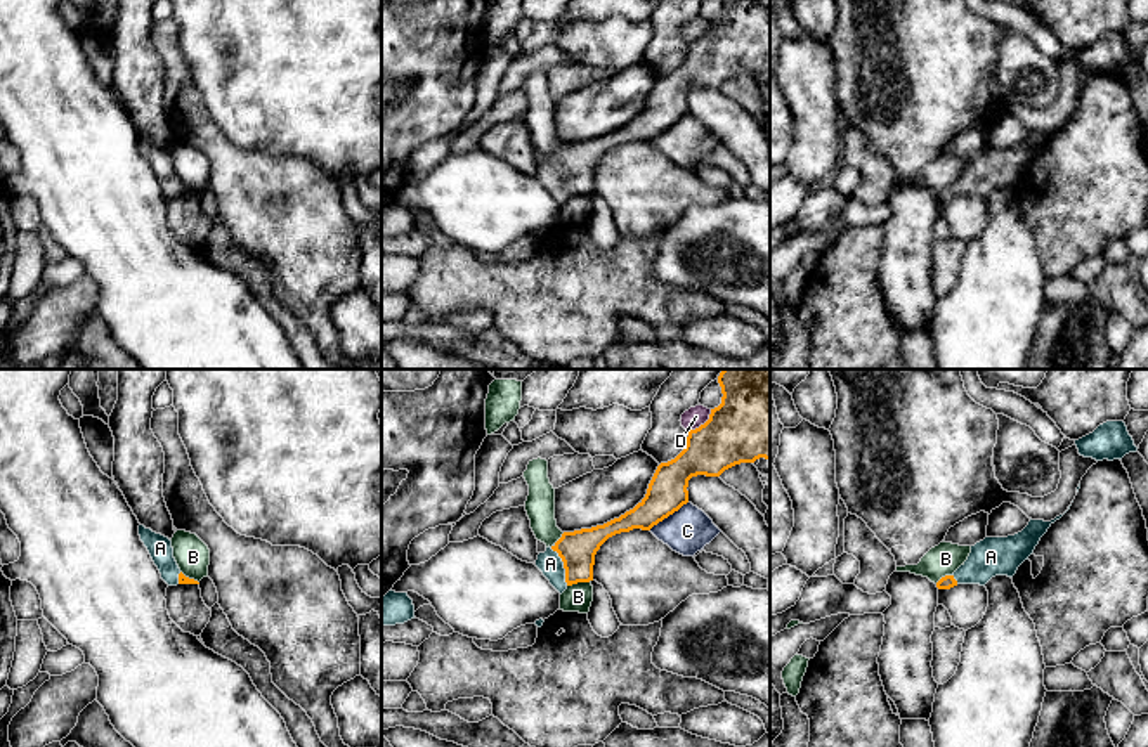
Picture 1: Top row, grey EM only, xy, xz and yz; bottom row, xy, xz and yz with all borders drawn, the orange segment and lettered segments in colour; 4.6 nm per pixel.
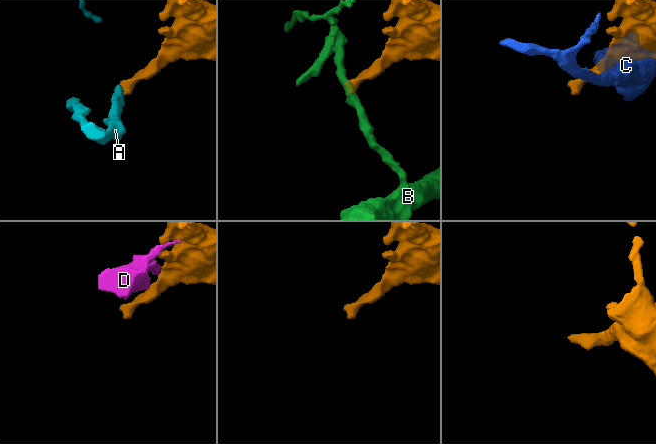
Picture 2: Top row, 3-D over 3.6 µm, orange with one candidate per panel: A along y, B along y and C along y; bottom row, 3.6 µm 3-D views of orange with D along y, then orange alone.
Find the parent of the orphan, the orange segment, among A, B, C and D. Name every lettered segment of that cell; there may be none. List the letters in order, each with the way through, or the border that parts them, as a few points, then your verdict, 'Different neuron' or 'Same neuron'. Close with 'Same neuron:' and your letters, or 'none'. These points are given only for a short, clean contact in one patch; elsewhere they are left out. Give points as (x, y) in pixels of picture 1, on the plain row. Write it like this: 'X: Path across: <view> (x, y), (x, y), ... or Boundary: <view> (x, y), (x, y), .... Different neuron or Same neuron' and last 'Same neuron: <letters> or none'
A: Path across: xz (578, 160), (564, 177), (550, 175). Same neuron
B: Boundary: xz (590, 191), (567, 198). Different neuron
C: Boundary: xz (687, 113), (649, 141). Different neuron
D: Boundary: xz (711, 21), (710, 28), (689, 44). Different neuron
Same neuron: A

